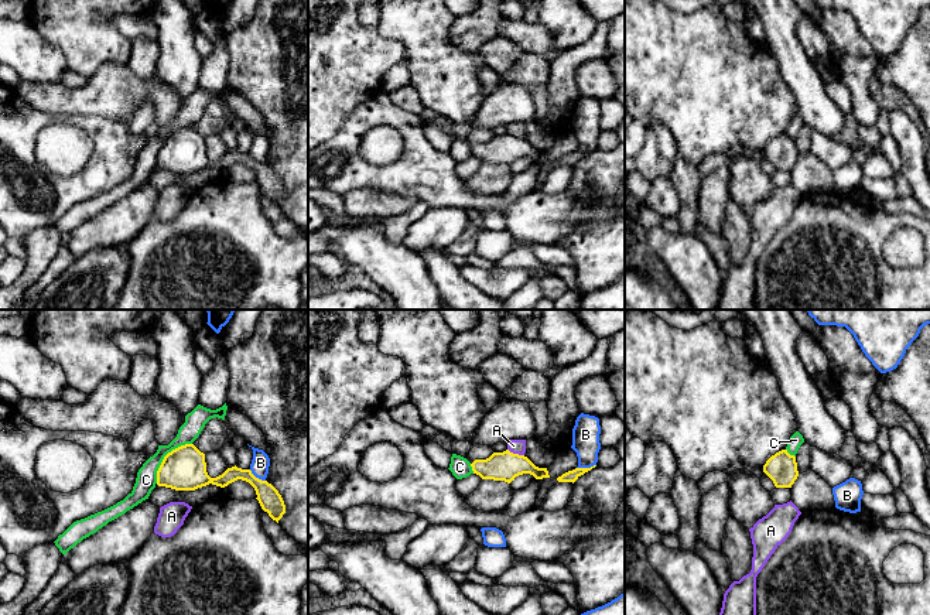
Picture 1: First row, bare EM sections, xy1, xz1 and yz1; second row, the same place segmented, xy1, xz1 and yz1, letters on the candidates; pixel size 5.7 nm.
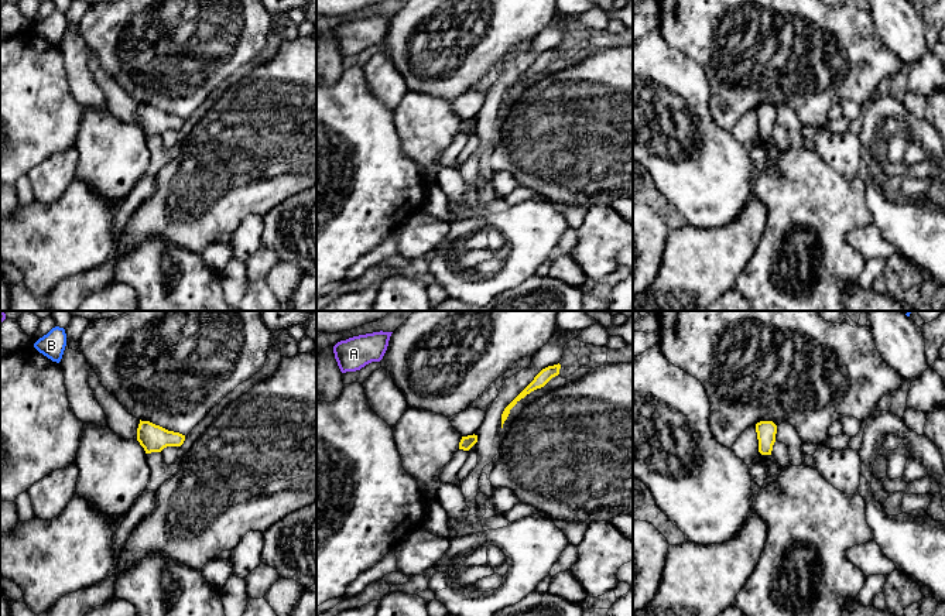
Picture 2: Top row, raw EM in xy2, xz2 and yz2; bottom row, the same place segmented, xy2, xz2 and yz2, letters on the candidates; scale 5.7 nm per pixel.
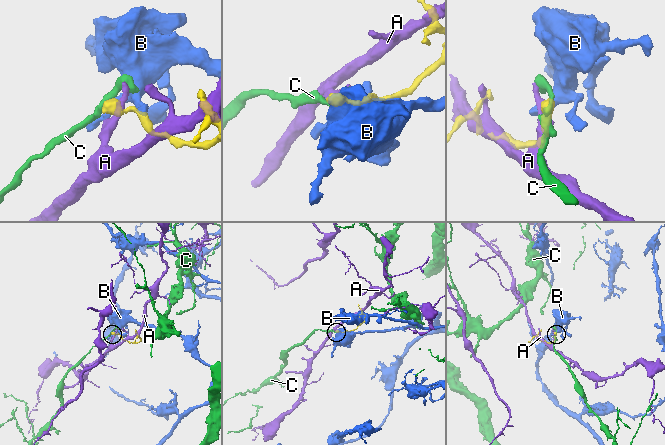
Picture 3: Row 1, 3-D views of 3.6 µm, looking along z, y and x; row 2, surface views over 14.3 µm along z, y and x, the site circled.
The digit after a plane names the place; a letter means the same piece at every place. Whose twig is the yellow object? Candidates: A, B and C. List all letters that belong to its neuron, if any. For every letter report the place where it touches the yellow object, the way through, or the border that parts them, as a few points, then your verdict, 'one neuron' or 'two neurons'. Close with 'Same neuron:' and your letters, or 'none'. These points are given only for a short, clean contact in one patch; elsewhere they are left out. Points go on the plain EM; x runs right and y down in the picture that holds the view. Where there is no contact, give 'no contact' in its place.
A: xz1 (516, 137) | two neurons
B: xz1 (585, 151) | along xz1 (595, 147), (587, 151), (577, 151) | two neurons
C: xy1 (164, 140) | along xy1 (191, 126), (173, 132), (164, 140), (157, 154), (156, 166) | two neurons
Same neuron: none

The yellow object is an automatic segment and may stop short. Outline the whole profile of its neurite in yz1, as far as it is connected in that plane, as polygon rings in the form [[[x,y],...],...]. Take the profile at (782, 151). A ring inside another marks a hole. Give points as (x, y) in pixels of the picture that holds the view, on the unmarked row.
[[[782,133],[766,144],[763,156],[776,171],[791,171],[799,160],[796,140],[790,139],[787,133]]]

